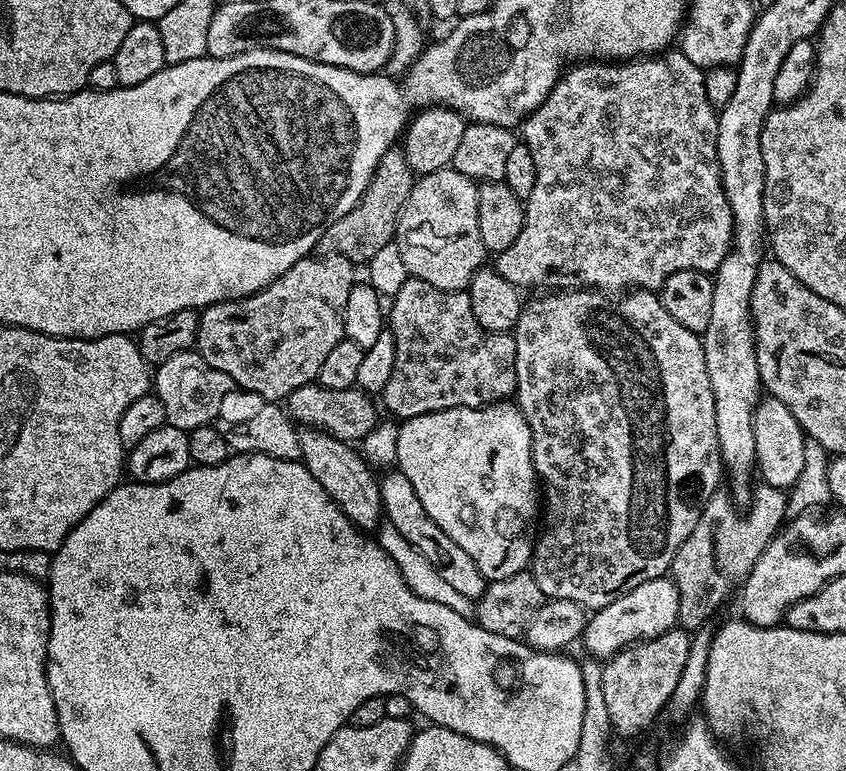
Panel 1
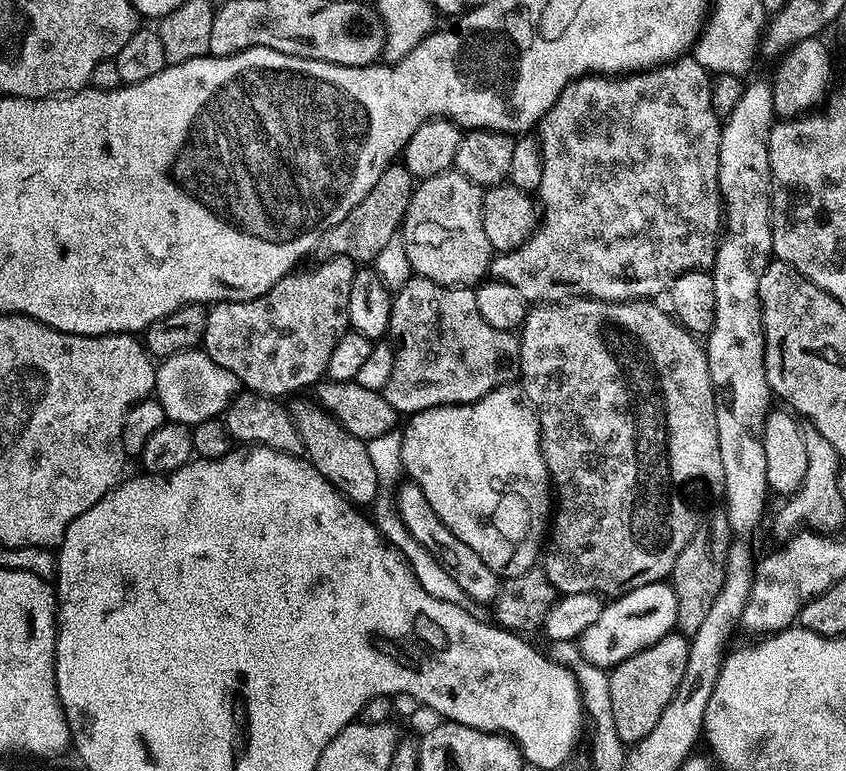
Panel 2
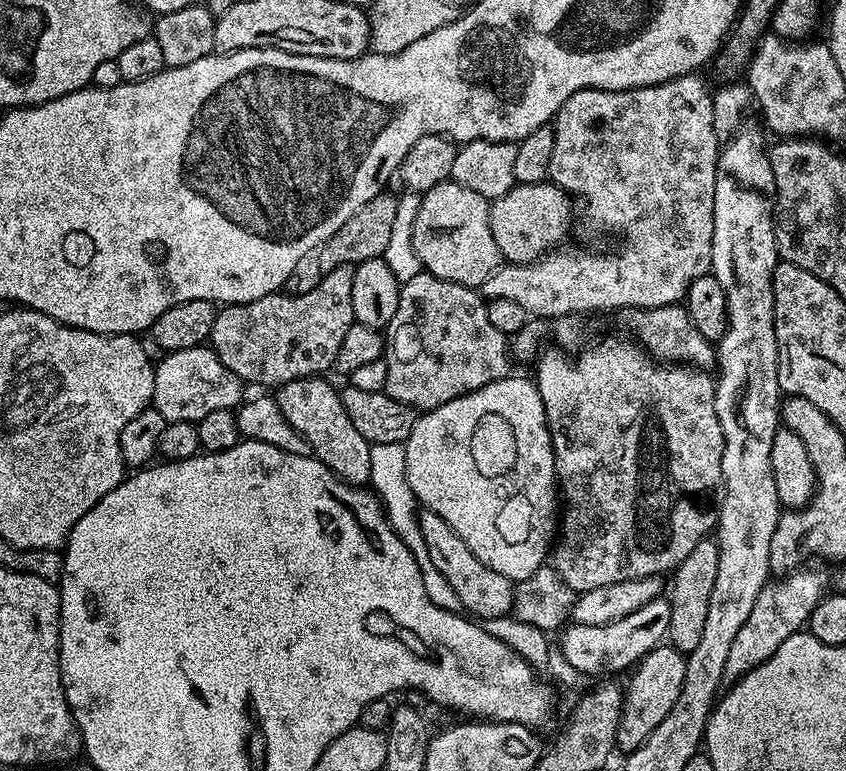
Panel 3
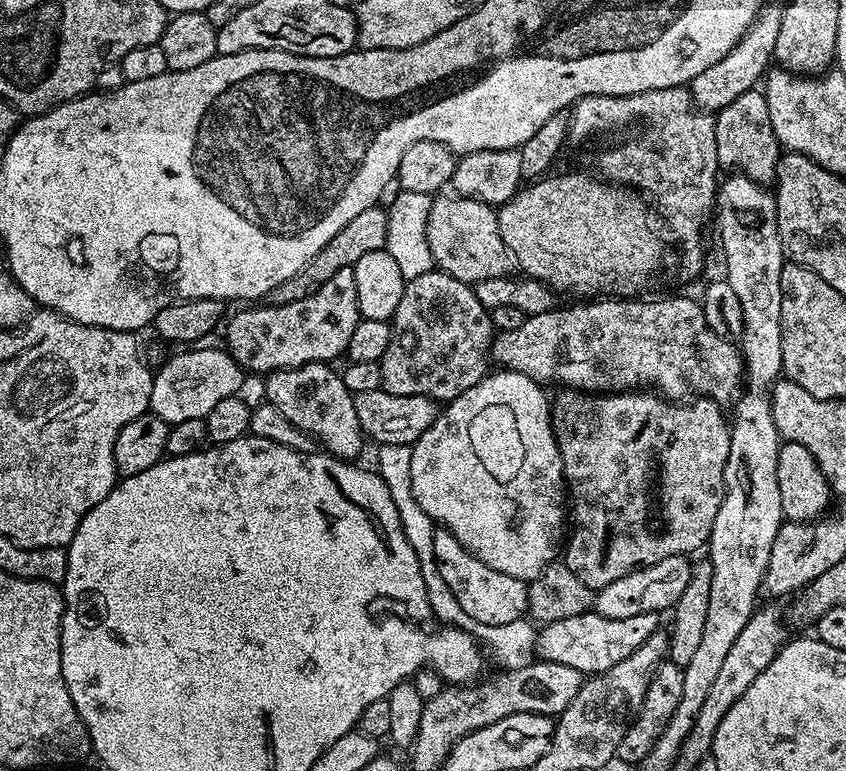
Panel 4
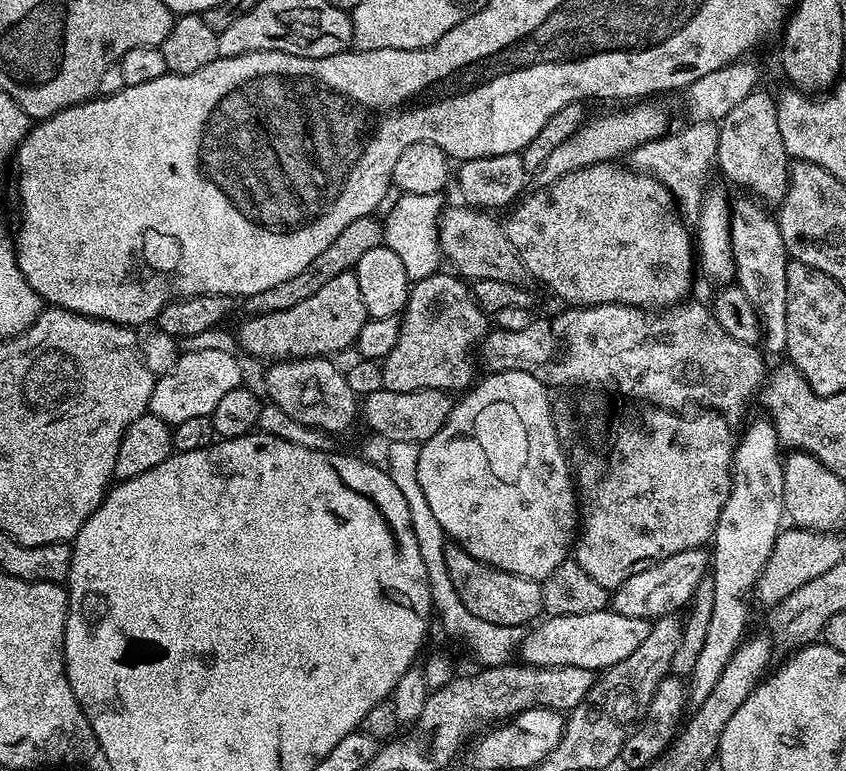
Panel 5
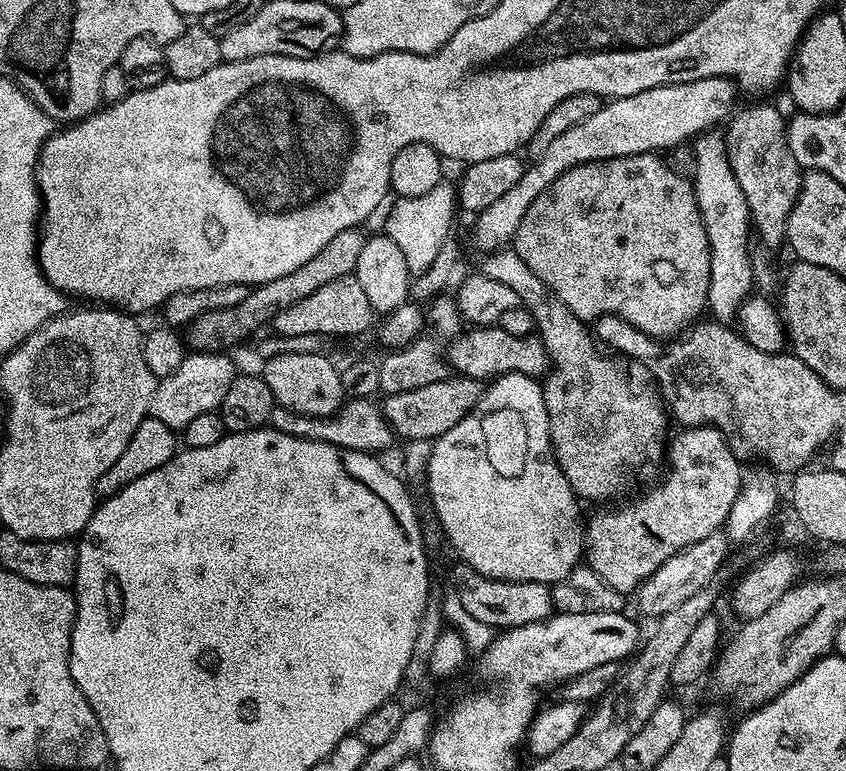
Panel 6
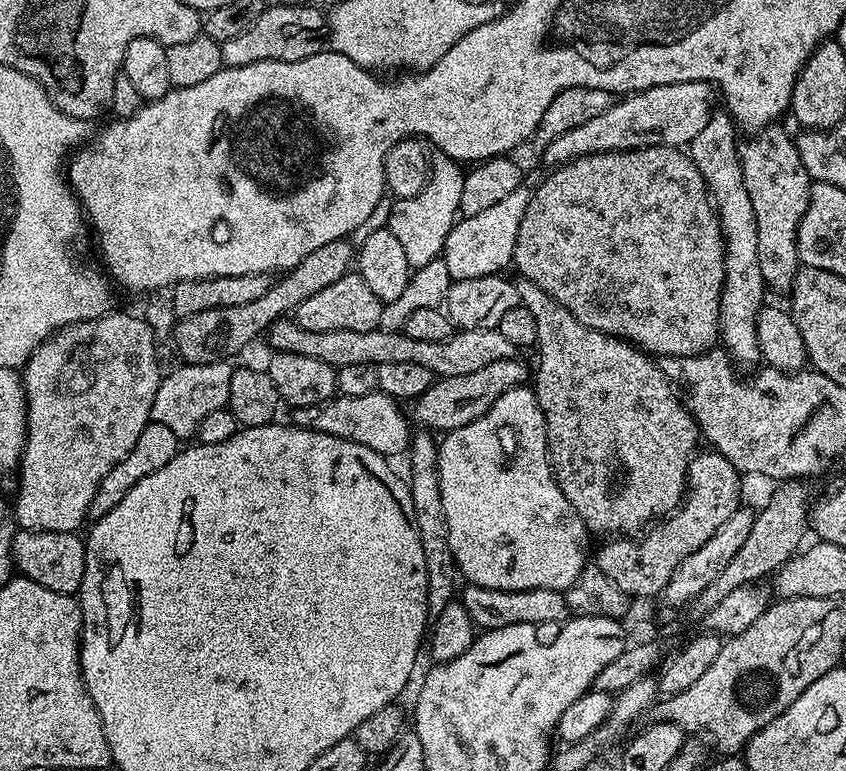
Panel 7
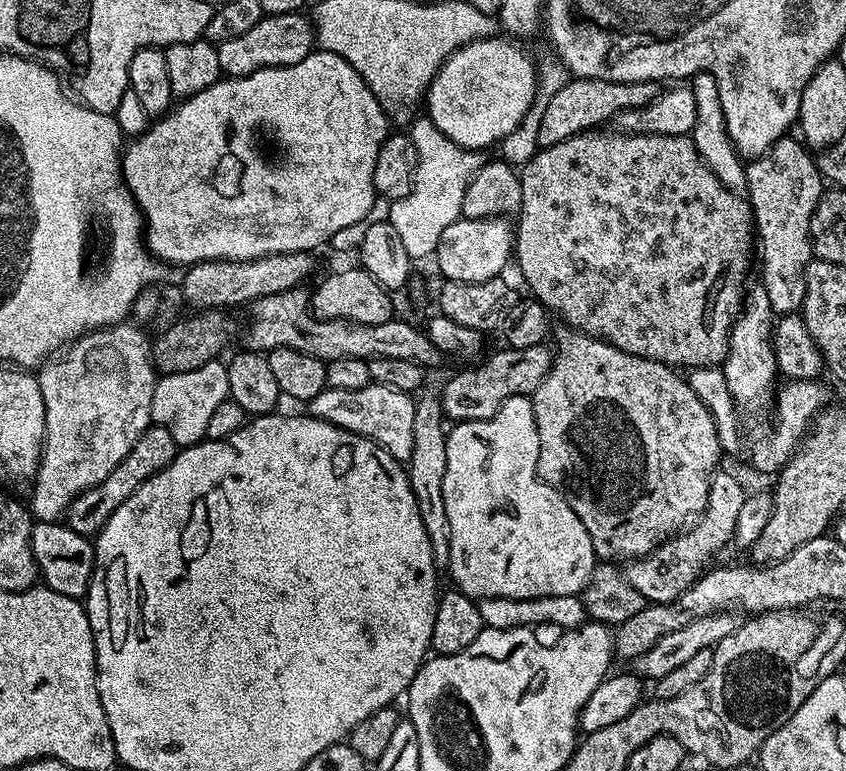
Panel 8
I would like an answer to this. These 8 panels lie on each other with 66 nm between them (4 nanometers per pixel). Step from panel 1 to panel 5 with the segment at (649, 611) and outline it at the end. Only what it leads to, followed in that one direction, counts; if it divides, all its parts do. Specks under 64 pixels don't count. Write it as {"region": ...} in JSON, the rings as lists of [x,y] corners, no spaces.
{"region":[[[613,610],[573,616],[548,616],[531,629],[533,632],[529,636],[527,633],[523,637],[518,652],[519,655],[524,655],[521,656],[523,663],[538,668],[582,666],[593,670],[607,670],[622,662],[622,658],[630,658],[630,654],[634,654],[635,648],[646,639],[648,626],[647,619],[624,617]]]}

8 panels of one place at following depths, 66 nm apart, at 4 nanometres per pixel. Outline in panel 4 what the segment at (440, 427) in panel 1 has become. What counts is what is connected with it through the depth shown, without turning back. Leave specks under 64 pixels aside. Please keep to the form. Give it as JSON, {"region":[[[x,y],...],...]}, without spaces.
{"region":[[[496,370],[478,381],[470,390],[466,390],[458,398],[447,401],[436,421],[411,445],[410,456],[410,486],[422,510],[426,510],[428,517],[437,525],[443,526],[458,538],[458,542],[474,558],[486,562],[490,570],[502,570],[502,574],[510,574],[510,578],[518,578],[531,582],[546,570],[548,565],[557,559],[562,548],[562,541],[566,536],[566,485],[564,482],[564,467],[560,451],[556,445],[556,431],[552,429],[552,410],[549,397],[544,397],[545,389],[535,380],[526,378],[526,374],[518,374],[507,370]]]}

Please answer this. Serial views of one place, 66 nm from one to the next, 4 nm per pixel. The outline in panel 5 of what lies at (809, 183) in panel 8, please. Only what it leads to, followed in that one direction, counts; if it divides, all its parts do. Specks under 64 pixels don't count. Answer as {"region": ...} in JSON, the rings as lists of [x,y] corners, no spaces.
{"region":[[[751,92],[724,120],[719,121],[716,164],[720,172],[732,184],[749,188],[757,201],[769,200],[772,206],[779,205],[788,192],[790,157],[782,146],[782,133],[778,130],[777,97],[768,92]]]}

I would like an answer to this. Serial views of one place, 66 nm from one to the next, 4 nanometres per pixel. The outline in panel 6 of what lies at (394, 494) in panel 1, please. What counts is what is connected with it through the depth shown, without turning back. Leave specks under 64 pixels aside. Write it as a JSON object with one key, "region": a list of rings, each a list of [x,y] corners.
{"region":[[[457,563],[452,572],[451,587],[458,594],[458,602],[478,622],[490,626],[493,630],[507,630],[518,626],[530,626],[553,615],[552,589],[542,582],[510,582],[509,580],[491,580],[469,564]]]}

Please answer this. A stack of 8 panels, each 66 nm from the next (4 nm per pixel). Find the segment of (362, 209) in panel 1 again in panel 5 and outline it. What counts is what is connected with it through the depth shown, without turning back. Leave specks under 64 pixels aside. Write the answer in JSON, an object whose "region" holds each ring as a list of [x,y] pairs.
{"region":[[[375,215],[354,218],[354,222],[350,222],[350,226],[346,226],[346,230],[342,230],[342,234],[338,234],[338,238],[330,242],[330,246],[326,246],[326,250],[322,250],[322,254],[318,254],[318,258],[314,258],[314,262],[310,262],[306,270],[302,270],[302,274],[294,274],[294,278],[286,278],[286,282],[278,282],[278,286],[270,286],[270,290],[262,290],[262,294],[247,297],[247,315],[251,317],[274,314],[274,310],[290,310],[290,306],[298,306],[298,302],[322,290],[322,286],[338,278],[338,274],[353,271],[362,254],[367,254],[369,250],[374,250],[374,246],[382,243],[384,243],[384,226]]]}

